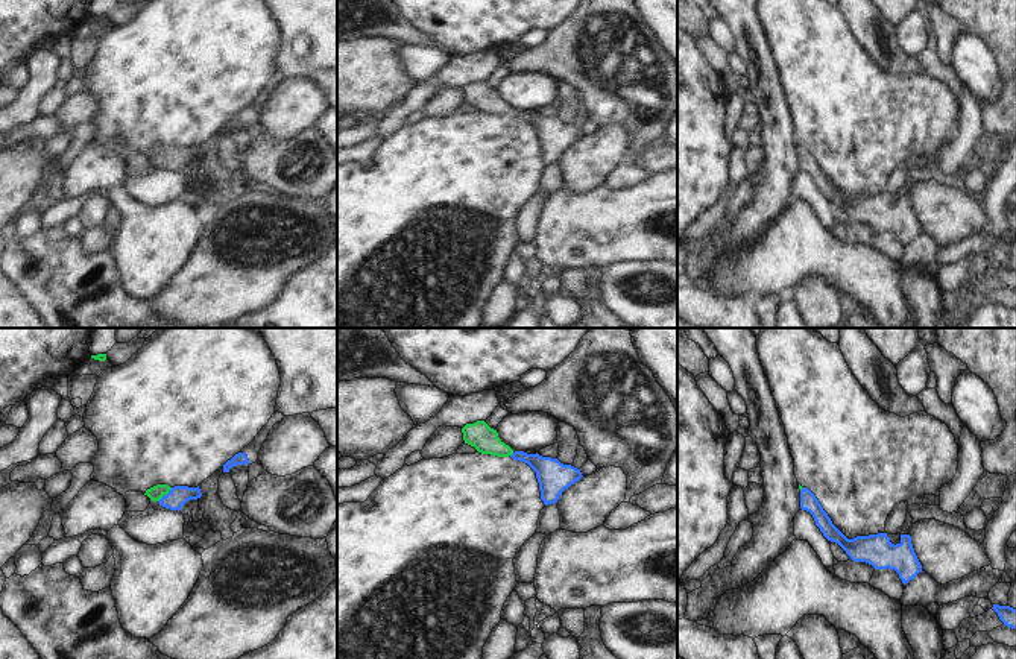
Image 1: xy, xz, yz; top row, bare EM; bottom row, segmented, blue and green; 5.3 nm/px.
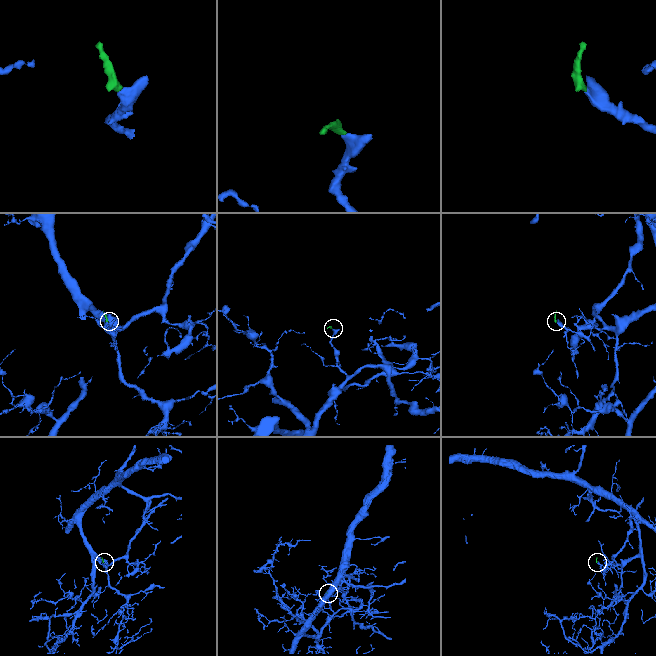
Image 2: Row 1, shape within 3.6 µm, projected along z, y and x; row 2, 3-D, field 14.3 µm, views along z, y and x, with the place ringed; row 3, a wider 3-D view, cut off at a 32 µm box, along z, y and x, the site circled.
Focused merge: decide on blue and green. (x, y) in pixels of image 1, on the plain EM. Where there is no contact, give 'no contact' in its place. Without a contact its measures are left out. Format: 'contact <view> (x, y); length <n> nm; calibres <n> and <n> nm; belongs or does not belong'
contact xy (164, 155); length 110 nm; calibres 110 and 80 nm; belongs

